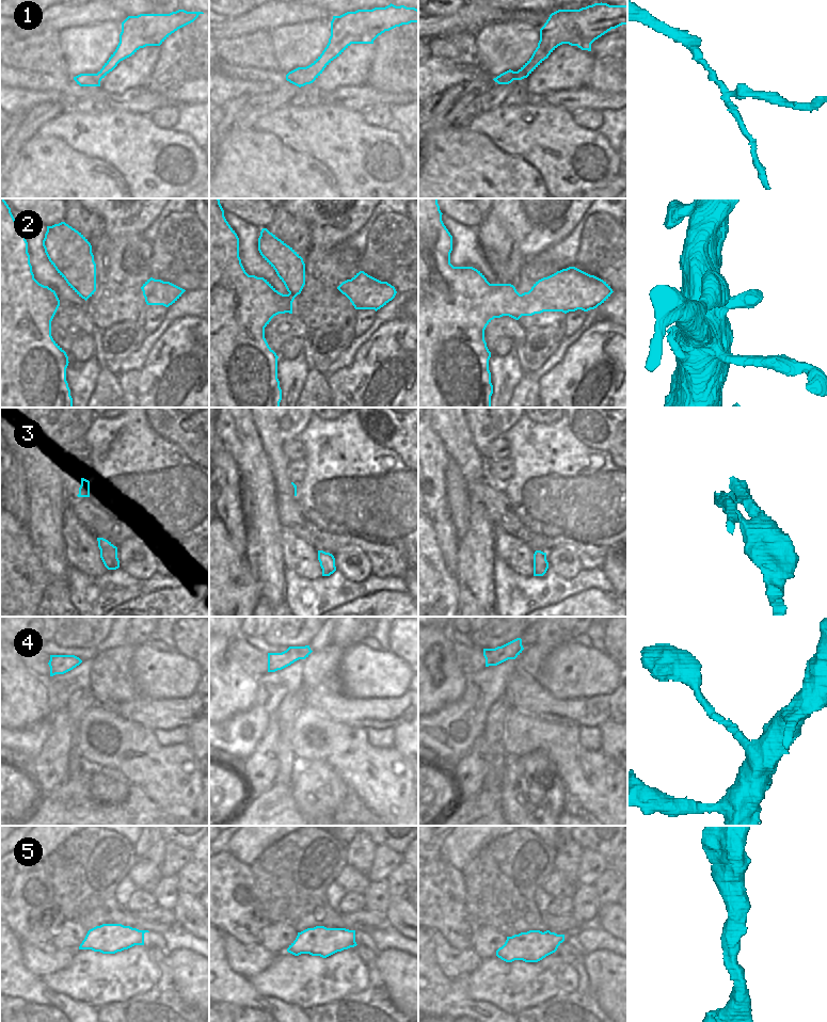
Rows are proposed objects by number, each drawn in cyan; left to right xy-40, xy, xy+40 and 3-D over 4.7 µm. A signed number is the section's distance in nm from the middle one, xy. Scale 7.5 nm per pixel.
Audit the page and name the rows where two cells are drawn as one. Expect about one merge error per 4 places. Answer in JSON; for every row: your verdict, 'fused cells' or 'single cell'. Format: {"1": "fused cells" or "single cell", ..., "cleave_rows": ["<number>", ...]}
{"1": "fused cells", "2": "single cell", "3": "single cell", "4": "single cell", "5": "single cell", "cleave_rows": ["1"]}

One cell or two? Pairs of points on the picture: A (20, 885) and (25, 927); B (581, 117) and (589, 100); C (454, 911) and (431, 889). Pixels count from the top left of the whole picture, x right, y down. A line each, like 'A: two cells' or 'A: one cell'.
A: one cell
B: two cells
C: one cell

